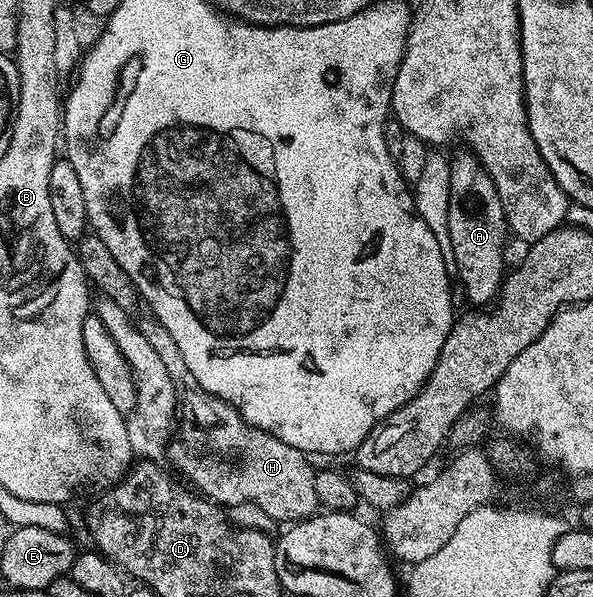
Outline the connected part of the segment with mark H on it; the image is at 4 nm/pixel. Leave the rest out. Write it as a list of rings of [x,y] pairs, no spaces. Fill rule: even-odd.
[[[155,317],[139,320],[138,326],[142,337],[150,341],[150,346],[158,353],[162,365],[166,365],[166,373],[170,373],[170,381],[176,390],[176,406],[178,418],[174,424],[174,434],[166,447],[166,459],[169,459],[186,478],[187,482],[199,494],[212,502],[221,505],[235,505],[238,503],[253,503],[262,513],[266,513],[277,524],[291,525],[302,519],[309,519],[317,514],[320,502],[318,493],[314,493],[314,477],[316,471],[307,454],[294,445],[286,445],[286,441],[278,441],[270,433],[250,425],[236,409],[222,401],[217,395],[206,393],[198,381],[194,381],[194,373],[186,369],[186,361],[178,345],[174,345],[174,337],[166,333],[166,329]]]

